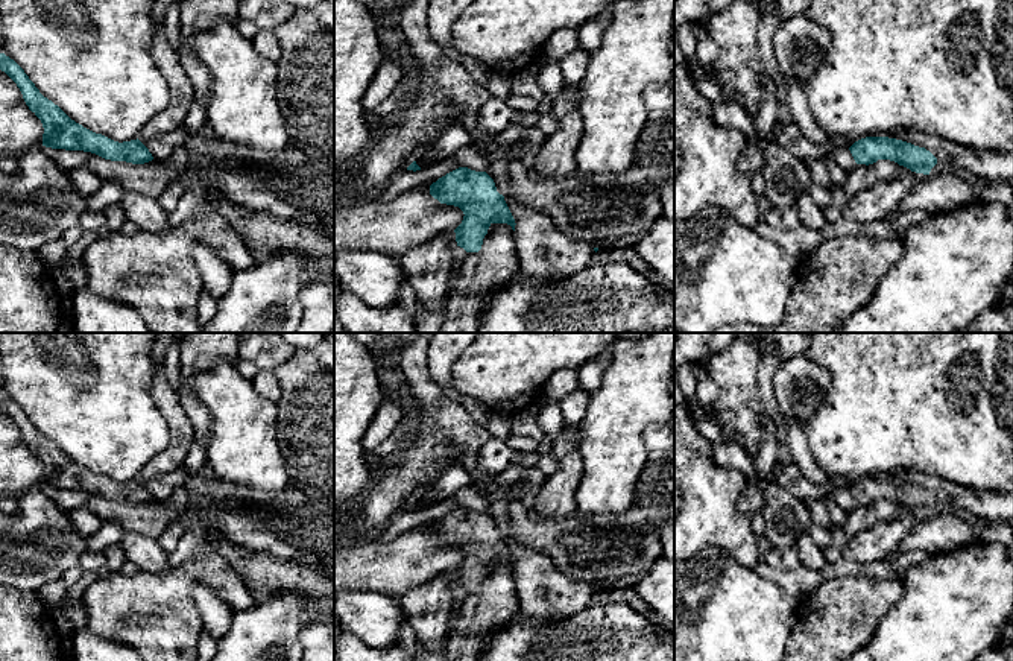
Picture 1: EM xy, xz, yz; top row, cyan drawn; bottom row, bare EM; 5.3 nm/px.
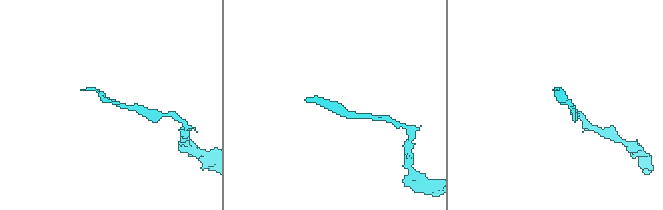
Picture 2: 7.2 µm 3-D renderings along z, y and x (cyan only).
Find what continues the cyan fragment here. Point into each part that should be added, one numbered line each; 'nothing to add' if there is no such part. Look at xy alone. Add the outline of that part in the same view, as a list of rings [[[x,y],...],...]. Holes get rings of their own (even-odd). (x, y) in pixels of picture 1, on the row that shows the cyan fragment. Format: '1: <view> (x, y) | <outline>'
nothing to add

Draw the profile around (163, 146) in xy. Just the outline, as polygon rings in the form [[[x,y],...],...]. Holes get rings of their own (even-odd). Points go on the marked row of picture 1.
[[[181,129],[181,131],[172,131],[153,140],[141,141],[141,143],[149,149],[153,160],[166,160],[167,157],[173,153],[173,150],[179,144],[188,144],[196,141],[191,141],[187,132]]]

